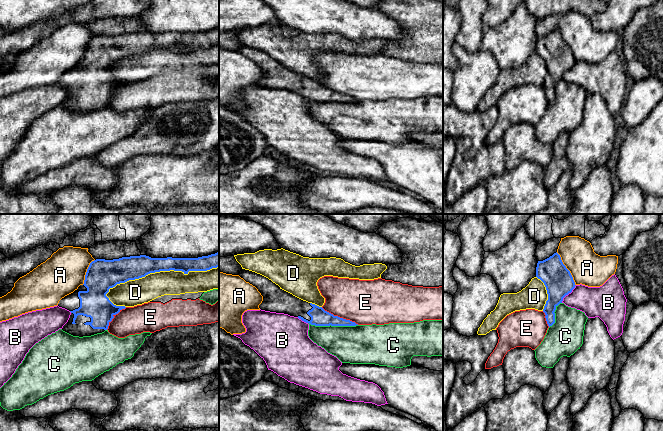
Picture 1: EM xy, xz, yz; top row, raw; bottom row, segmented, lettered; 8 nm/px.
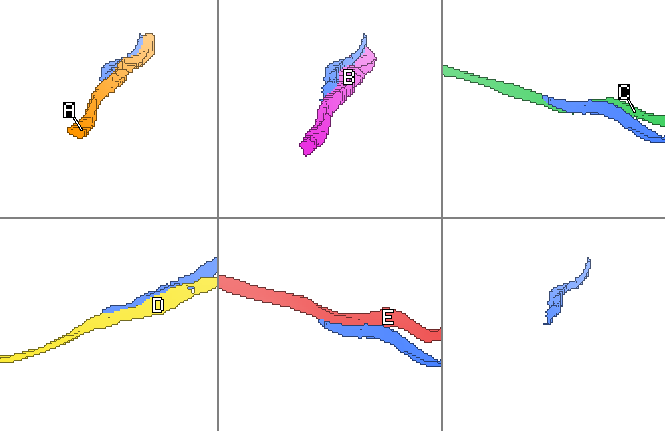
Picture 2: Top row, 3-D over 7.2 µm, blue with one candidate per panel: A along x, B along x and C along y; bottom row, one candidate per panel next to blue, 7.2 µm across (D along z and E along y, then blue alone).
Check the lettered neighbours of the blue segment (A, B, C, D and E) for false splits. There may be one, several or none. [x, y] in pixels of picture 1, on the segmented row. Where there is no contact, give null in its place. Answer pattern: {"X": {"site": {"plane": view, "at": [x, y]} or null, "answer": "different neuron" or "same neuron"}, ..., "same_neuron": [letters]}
{"A": {"site": {"plane": "yz", "at": [567, 269]}, "answer": "different neuron"}, "B": {"site": {"plane": "yz", "at": [568, 293]}, "answer": "different neuron"}, "C": {"site": {"plane": "xz", "at": [333, 325]}, "answer": "different neuron"}, "D": {"site": {"plane": "xy", "at": [160, 270]}, "answer": "different neuron"}, "E": {"site": {"plane": "xz", "at": [339, 317]}, "answer": "different neuron"}, "same_neuron": []}

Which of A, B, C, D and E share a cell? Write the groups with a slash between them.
A / B / C / D / E

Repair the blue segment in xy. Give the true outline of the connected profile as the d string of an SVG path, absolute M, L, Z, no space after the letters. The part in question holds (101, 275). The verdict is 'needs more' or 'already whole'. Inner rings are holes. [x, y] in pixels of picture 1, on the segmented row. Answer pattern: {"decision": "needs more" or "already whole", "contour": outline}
{"decision": "needs more", "contour": "M219 251L198 258L151 258L146 255L92 261L84 284L62 298L58 306L71 312L62 330L73 336L91 336L108 329L109 323L125 306L114 305L106 294L117 284L160 271L207 271L219 267Z"}

